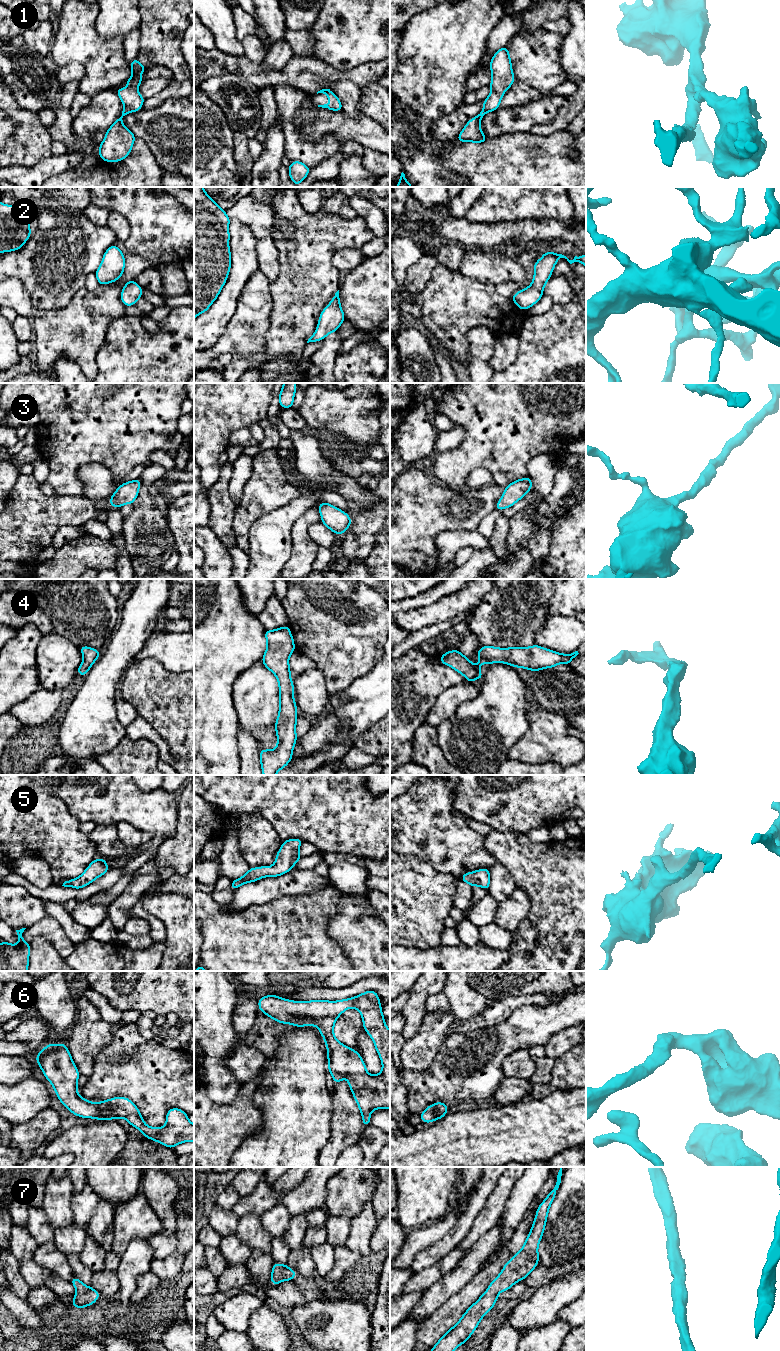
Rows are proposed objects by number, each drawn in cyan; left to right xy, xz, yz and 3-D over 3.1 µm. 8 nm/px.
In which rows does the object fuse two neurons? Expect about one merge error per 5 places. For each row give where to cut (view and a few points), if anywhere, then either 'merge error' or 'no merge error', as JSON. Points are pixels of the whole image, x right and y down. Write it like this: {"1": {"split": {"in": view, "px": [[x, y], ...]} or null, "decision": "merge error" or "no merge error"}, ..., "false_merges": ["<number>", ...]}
{"1": {"split": null, "decision": "no merge error"}, "2": {"split": null, "decision": "no merge error"}, "3": {"split": null, "decision": "no merge error"}, "4": {"split": null, "decision": "no merge error"}, "5": {"split": null, "decision": "no merge error"}, "6": {"split": null, "decision": "no merge error"}, "7": {"split": null, "decision": "no merge error"}, "false_merges": []}

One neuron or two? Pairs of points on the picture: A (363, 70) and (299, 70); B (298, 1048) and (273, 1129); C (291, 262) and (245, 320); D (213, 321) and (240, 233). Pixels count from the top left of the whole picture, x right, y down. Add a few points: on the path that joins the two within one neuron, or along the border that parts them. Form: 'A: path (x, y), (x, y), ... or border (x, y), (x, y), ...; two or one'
A: path (347, 75), (315, 74); one
B: path (298, 1068), (292, 1090), (292, 1109); one
C: border (269, 282), (272, 312); two
D: path (227, 299), (242, 268), (242, 255); one

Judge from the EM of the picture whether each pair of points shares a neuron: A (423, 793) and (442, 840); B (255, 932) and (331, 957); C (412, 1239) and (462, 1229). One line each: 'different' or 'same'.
A: same
B: same
C: different

